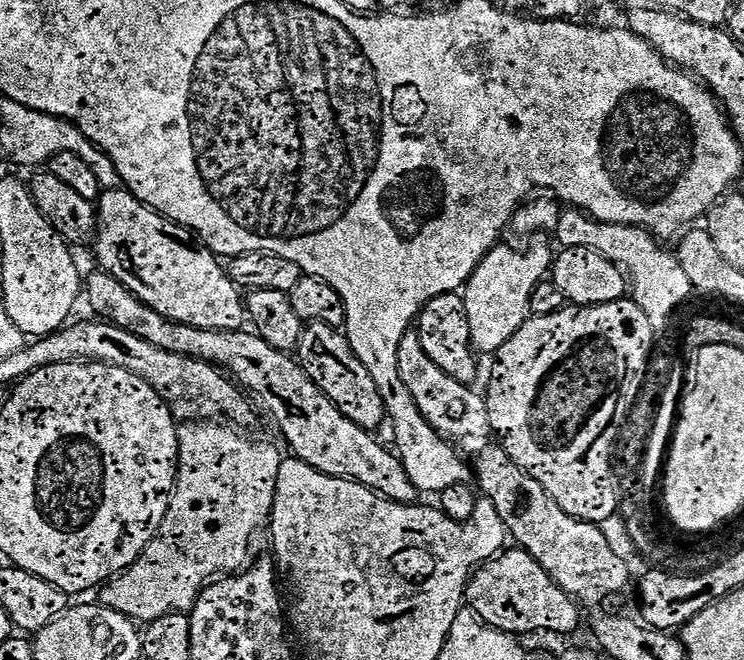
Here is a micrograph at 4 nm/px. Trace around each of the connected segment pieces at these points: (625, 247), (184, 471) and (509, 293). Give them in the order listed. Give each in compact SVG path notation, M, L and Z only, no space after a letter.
M571 206L565 207L560 214L560 221L556 223L554 229L555 243L561 249L566 248L589 248L598 254L602 254L606 258L610 258L612 262L624 269L629 281L630 288L633 293L644 292L644 296L637 295L635 302L644 311L646 318L650 318L652 329L658 334L664 334L668 328L668 323L672 320L672 315L676 312L676 307L687 298L693 295L694 289L690 278L686 278L686 270L682 270L679 259L675 255L672 256L667 252L661 241L652 233L647 232L645 228L635 228L632 224L607 224L602 220L596 220L587 212L581 212L579 208Z
M184 422L178 431L180 467L166 518L144 554L119 576L107 581L98 592L99 603L133 622L151 622L171 612L191 613L200 593L209 587L213 578L221 574L236 574L249 567L248 555L254 552L252 539L263 528L265 531L272 519L282 459L282 453L274 445L264 440L251 440L248 437L251 435L224 422Z
M533 239L529 243L533 244L524 249L511 248L507 242L497 244L483 256L464 285L462 295L466 318L470 322L472 346L477 353L495 354L530 319L530 298L540 281L549 275L554 263L553 245L543 244L540 240L543 239Z

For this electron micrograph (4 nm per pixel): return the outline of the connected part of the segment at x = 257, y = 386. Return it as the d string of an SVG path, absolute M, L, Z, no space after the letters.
M96 270L89 280L87 277L86 300L87 296L96 311L93 313L107 323L117 324L122 330L130 330L130 334L162 350L204 360L227 373L241 389L264 403L265 410L276 419L281 434L296 451L293 452L295 459L305 460L311 468L317 468L328 476L355 480L393 504L417 503L418 491L410 482L406 467L395 451L388 449L387 452L372 437L375 435L369 429L350 422L350 418L346 418L335 402L313 382L310 374L306 374L299 359L287 352L274 350L274 346L256 335L255 331L206 330L168 320L142 303L129 288L122 286L122 282L103 270Z

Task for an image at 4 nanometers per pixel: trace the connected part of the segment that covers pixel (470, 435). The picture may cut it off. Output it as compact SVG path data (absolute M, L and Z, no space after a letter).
M409 330L398 346L398 374L402 374L406 390L414 394L414 402L418 402L418 410L422 410L426 422L430 422L445 440L457 445L469 444L473 450L479 450L491 441L488 439L493 439L487 399L481 393L479 396L475 387L450 378L450 374L434 366L426 350L422 350L419 331Z

